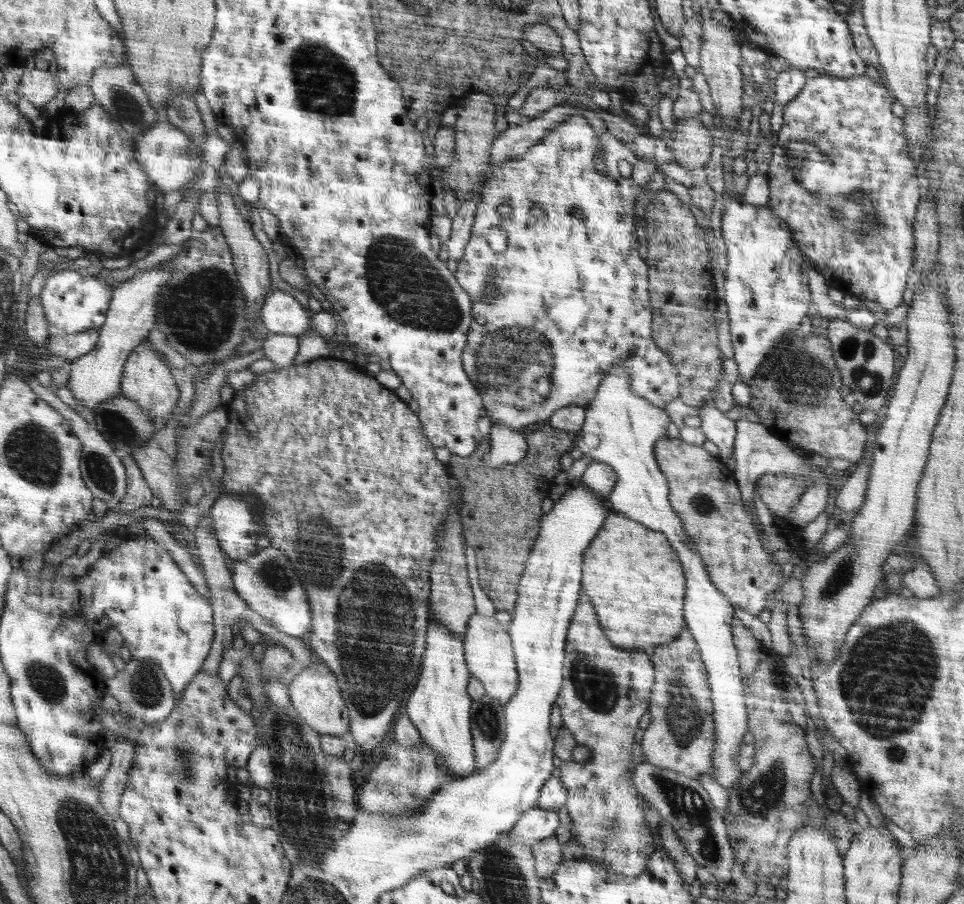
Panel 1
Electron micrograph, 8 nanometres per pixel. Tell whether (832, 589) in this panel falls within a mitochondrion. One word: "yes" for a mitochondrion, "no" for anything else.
yes

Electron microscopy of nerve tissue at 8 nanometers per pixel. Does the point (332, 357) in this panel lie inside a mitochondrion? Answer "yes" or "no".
no

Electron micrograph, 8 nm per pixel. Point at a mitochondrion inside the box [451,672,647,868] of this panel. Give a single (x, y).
(486, 719)

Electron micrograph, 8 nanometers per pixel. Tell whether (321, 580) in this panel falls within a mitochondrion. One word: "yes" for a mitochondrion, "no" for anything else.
yes

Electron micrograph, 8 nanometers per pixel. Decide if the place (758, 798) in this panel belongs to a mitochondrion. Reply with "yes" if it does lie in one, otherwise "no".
yes

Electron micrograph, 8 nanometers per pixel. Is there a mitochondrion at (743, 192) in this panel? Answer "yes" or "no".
no

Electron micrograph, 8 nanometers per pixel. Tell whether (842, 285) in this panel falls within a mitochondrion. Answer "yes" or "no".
no

